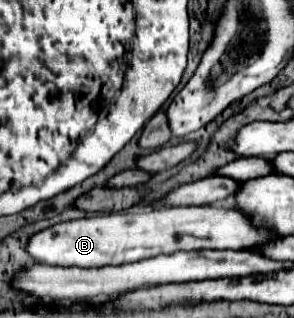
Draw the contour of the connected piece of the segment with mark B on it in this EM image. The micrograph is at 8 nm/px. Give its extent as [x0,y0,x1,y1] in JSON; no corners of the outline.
[26,206,276,268]

